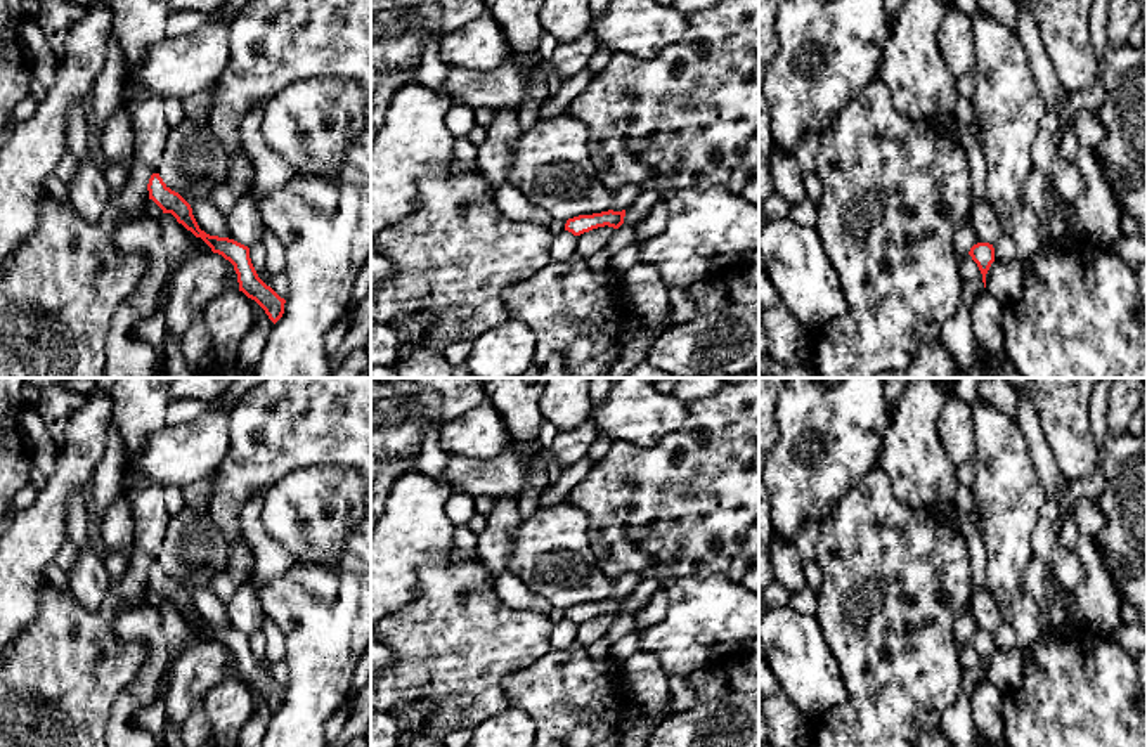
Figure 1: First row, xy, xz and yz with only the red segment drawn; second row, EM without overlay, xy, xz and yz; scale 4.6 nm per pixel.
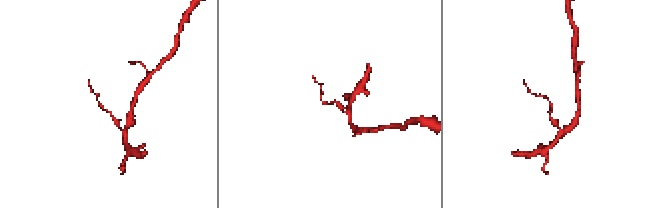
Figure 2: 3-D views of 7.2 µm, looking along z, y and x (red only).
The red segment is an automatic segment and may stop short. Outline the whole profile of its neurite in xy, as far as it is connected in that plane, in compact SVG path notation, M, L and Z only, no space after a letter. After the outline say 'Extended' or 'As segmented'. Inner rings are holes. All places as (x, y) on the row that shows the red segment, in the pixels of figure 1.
M152 173L147 184L149 199L152 199L163 213L172 213L178 224L191 231L196 237L201 237L213 253L222 255L234 265L237 274L239 291L248 298L255 300L275 324L284 314L286 300L281 298L270 286L267 286L256 274L251 258L249 248L229 239L210 236L199 229L191 205L175 191L172 191L159 173Z. As segmented

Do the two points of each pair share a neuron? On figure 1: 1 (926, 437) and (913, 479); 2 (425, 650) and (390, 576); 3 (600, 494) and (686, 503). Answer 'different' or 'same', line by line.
1: same
2: different
3: same

